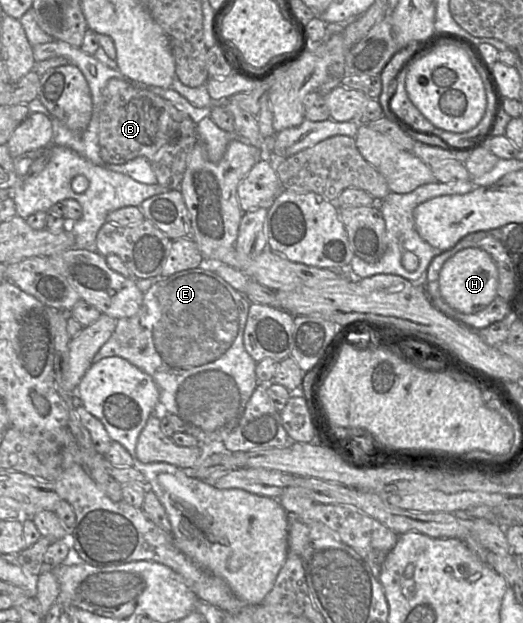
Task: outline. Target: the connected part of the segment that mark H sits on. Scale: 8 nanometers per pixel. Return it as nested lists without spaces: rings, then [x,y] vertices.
[[[477,247],[465,248],[449,258],[439,274],[439,293],[454,310],[474,314],[487,307],[496,297],[499,284],[498,268],[491,256]]]

